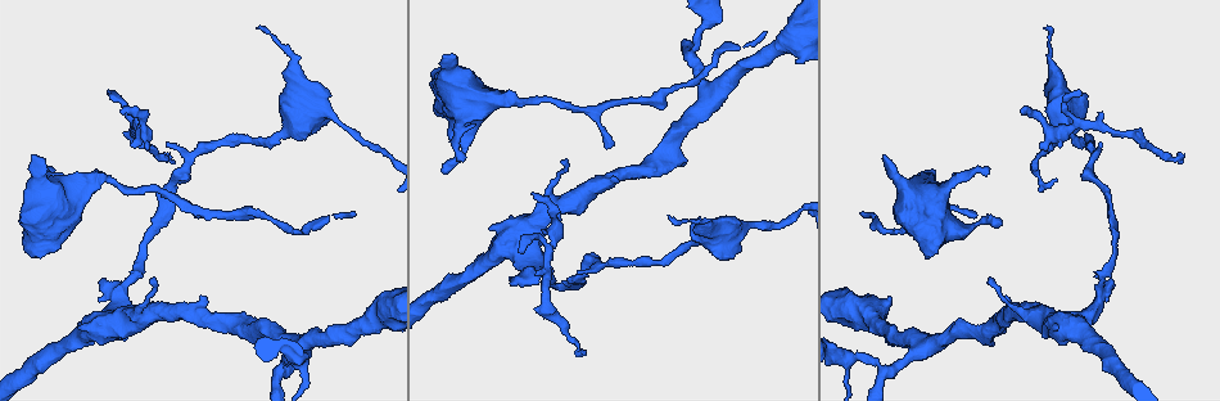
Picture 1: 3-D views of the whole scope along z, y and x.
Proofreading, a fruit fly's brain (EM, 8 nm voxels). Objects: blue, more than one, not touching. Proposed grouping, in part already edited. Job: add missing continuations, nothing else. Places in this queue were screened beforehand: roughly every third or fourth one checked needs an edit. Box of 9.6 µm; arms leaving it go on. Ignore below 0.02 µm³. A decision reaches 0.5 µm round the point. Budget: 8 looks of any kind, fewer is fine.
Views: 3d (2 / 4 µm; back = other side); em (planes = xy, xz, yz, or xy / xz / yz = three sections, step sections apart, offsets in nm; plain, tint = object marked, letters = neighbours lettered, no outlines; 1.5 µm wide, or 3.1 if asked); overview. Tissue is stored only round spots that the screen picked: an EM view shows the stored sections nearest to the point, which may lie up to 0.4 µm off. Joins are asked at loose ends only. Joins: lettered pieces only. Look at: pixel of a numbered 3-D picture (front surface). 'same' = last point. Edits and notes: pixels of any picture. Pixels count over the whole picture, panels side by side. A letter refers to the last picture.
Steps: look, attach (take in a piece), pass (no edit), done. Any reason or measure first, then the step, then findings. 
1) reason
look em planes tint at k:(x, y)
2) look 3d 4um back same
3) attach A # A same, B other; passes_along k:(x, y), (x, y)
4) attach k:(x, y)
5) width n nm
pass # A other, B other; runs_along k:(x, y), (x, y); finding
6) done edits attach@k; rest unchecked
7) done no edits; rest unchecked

free end
look 3d 2um at 1:(532, 192)

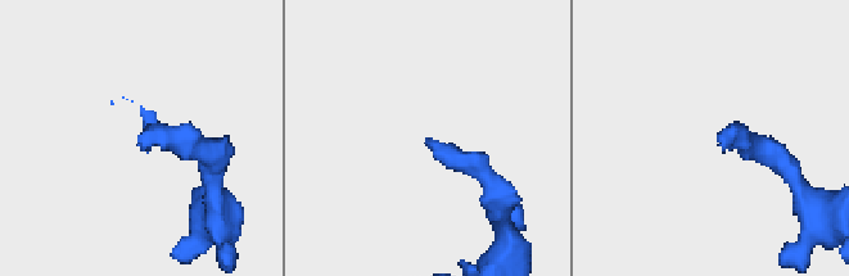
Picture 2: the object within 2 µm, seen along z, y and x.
look em xz step 4 plain at 2:(718, 136)

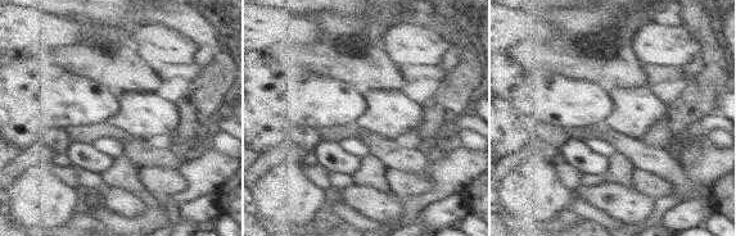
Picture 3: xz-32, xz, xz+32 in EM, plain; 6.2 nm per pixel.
look em xz step 4 letters same

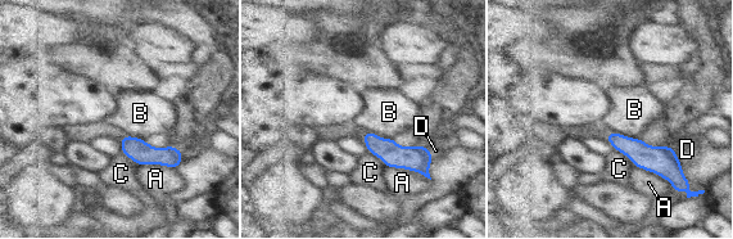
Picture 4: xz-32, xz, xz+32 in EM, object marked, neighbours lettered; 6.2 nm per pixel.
pass # A other, B other, C other, D other; border 4:(367, 131), (393, 139); none of them fits

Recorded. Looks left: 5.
tapers out
look em planes tint at 1:(670, 216)

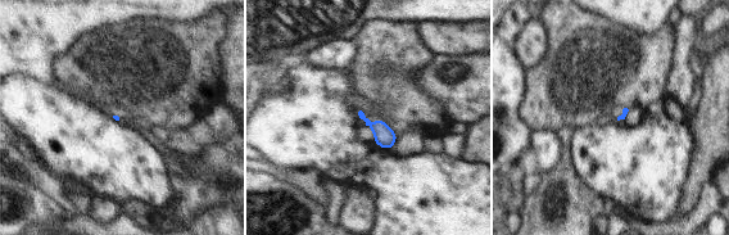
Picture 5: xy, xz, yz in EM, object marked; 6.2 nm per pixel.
what lies round it
look em planes letters same

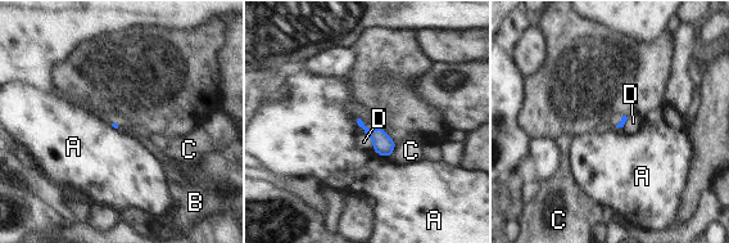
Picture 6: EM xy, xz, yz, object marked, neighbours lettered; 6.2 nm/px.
pass # A other, B other, C other, D other; border 6:(372, 149), (388, 157); no lettered piece goes on from it

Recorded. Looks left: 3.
tapers out
look em planes plain at 1:(974, 217)

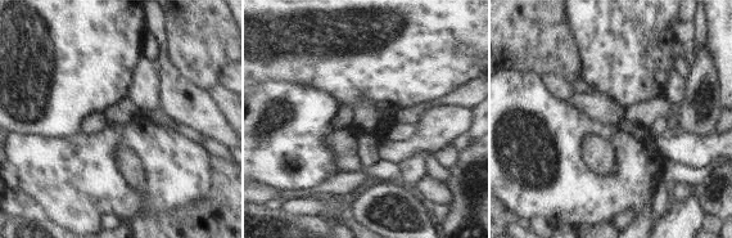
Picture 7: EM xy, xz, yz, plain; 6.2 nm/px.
look em planes letters same

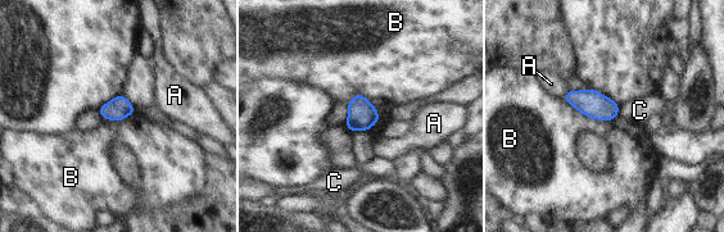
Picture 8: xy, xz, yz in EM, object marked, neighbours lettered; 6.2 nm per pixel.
width 150 nm
pass # A other, B other, C other; no lettered piece goes on from it

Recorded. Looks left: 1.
done no edits; rest unchecked

